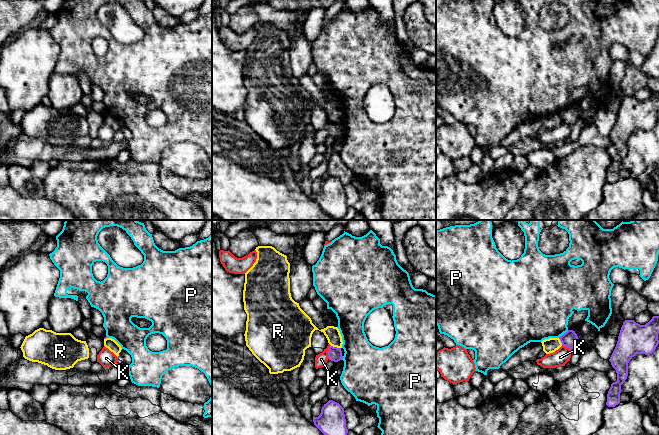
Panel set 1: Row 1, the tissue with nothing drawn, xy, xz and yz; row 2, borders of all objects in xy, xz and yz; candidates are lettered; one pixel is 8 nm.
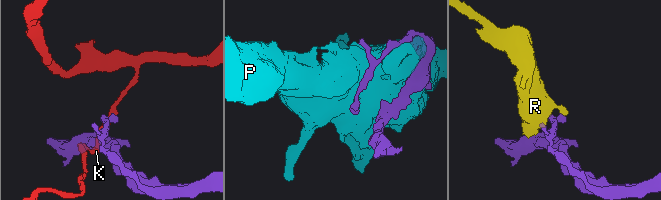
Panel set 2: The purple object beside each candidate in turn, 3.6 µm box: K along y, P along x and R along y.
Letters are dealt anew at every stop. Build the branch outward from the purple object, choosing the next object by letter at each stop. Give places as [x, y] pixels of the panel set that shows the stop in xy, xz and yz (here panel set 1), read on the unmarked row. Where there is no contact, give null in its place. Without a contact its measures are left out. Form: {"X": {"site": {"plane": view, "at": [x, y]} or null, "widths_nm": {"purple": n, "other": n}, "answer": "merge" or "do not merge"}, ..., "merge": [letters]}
{"K": {"site": {"plane": "xz", "at": [328, 128]}, "widths_nm": {"purple": 110, "other": 100}, "answer": "do not merge"}, "P": {"site": {"plane": "yz", "at": [564, 109]}, "widths_nm": {"purple": 130, "other": 440}, "answer": "do not merge"}, "R": {"site": {"plane": "xz", "at": [336, 123]}, "widths_nm": {"purple": 110, "other": 120}, "answer": "do not merge"}, "merge": []}

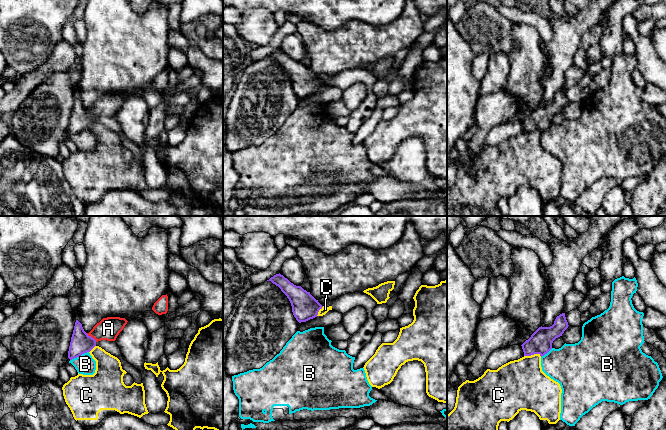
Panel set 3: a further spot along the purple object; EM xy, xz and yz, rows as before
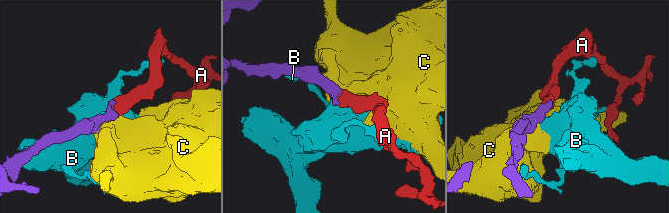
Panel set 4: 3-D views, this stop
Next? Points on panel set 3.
{"A": {"site": {"plane": "xy", "at": [90, 112]}, "widths_nm": {"purple": 170, "other": 180}, "answer": "merge"}, "B": {"site": {"plane": "xy", "at": [79, 131]}, "widths_nm": {"purple": 170, "other": 160}, "answer": "do not merge"}, "C": {"site": {"plane": "yz", "at": [533, 130]}, "widths_nm": {"purple": 190, "other": 380}, "answer": "do not merge"}, "merge": ["A"]}

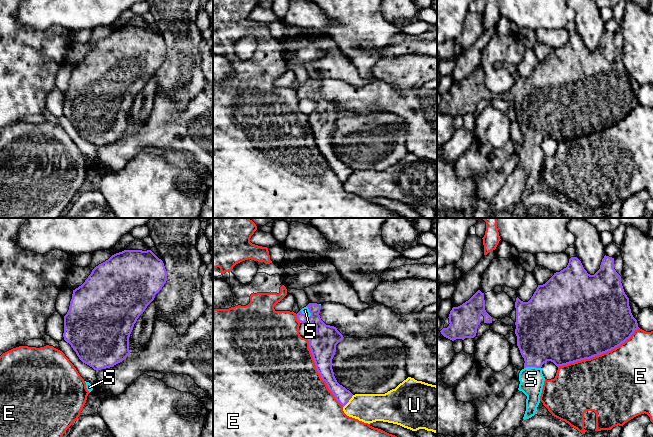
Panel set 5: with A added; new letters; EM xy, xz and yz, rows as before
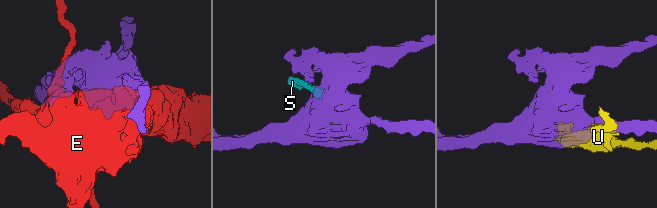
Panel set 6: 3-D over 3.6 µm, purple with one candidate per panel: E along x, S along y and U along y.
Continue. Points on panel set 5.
{"E": {"site": {"plane": "yz", "at": [598, 130]}, "widths_nm": {"purple": 500, "other": 480}, "answer": "do not merge"}, "S": {"site": {"plane": "xz", "at": [305, 91]}, "widths_nm": {"purple": 200, "other": 60}, "answer": "merge"}, "U": {"site": {"plane": "xz", "at": [348, 177]}, "widths_nm": {"purple": 120, "other": 240}, "answer": "do not merge"}, "merge": ["S"]}

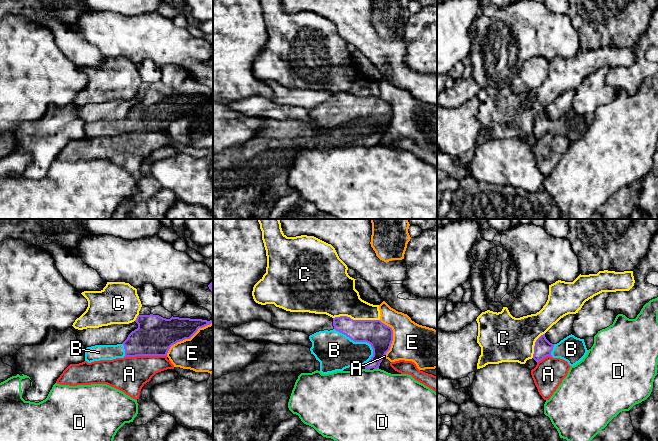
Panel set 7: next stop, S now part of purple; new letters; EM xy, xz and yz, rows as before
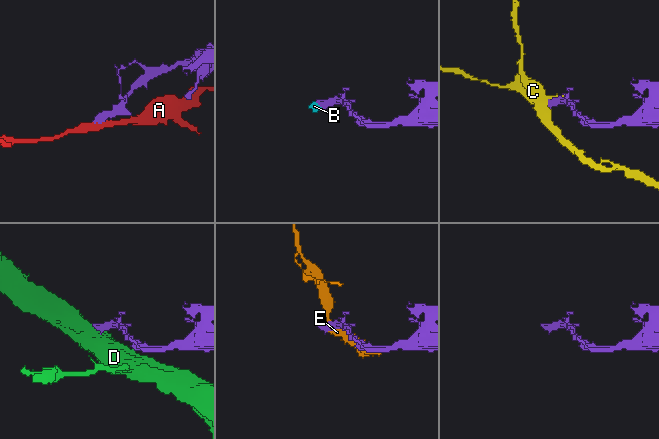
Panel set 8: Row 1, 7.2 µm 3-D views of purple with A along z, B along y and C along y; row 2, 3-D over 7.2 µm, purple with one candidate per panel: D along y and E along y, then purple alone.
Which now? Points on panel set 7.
{"A": {"site": {"plane": "xy", "at": [145, 131]}, "widths_nm": {"purple": 300, "other": 280}, "answer": "do not merge"}, "B": {"site": {"plane": "xz", "at": [359, 117]}, "widths_nm": {"purple": 200, "other": 300}, "answer": "merge"}, "C": {"site": {"plane": "xz", "at": [356, 96]}, "widths_nm": {"purple": 200, "other": 320}, "answer": "do not merge"}, "D": {"site": {"plane": "xz", "at": [376, 144]}, "widths_nm": {"purple": 200, "other": 480}, "answer": "do not merge"}, "E": {"site": {"plane": "xy", "at": [187, 114]}, "widths_nm": {"purple": 300, "other": 380}, "answer": "do not merge"}, "merge": ["B"]}

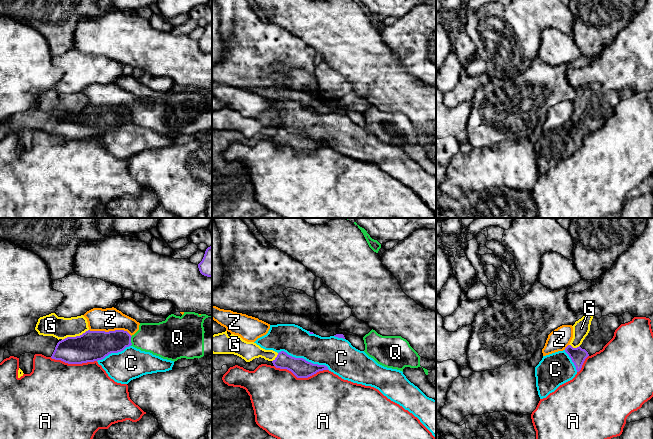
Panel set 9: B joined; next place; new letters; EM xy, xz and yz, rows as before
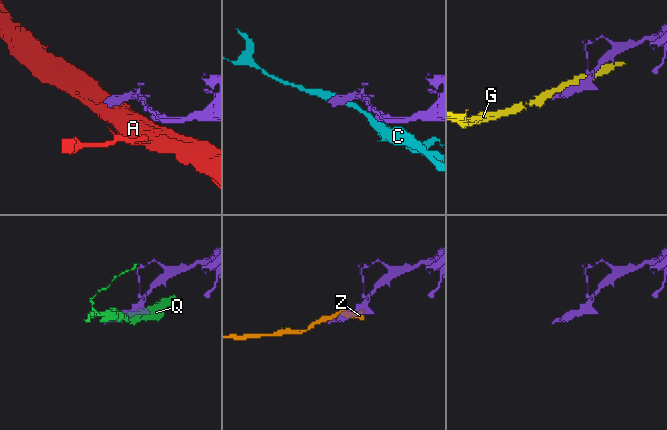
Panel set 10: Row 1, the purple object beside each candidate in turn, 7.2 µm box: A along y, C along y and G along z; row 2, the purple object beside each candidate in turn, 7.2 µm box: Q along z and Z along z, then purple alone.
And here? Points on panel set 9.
{"A": {"site": {"plane": "xz", "at": [301, 153]}, "widths_nm": {"purple": 150, "other": 500}, "answer": "do not merge"}, "C": {"site": {"plane": "xz", "at": [304, 135]}, "widths_nm": {"purple": 150, "other": 260}, "answer": "do not merge"}, "G": {"site": {"plane": "xy", "at": [76, 112]}, "widths_nm": {"purple": 240, "other": 180}, "answer": "do not merge"}, "Q": {"site": {"plane": "xy", "at": [130, 117]}, "widths_nm": {"purple": 220, "other": 280}, "answer": "do not merge"}, "Z": {"site": {"plane": "xy", "at": [110, 107]}, "widths_nm": {"purple": 240, "other": 190}, "answer": "do not merge"}, "merge": []}

